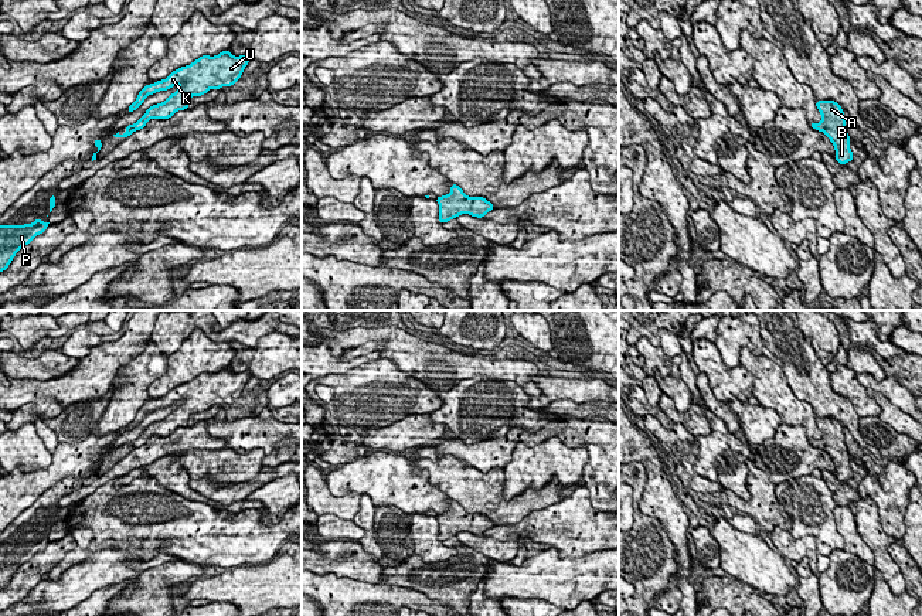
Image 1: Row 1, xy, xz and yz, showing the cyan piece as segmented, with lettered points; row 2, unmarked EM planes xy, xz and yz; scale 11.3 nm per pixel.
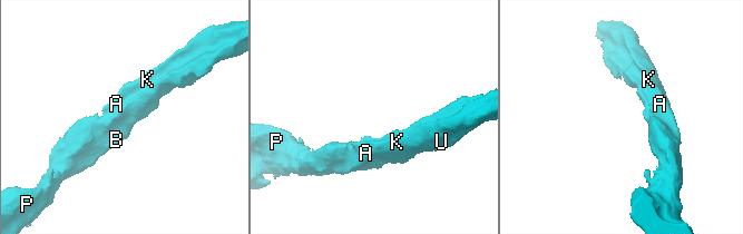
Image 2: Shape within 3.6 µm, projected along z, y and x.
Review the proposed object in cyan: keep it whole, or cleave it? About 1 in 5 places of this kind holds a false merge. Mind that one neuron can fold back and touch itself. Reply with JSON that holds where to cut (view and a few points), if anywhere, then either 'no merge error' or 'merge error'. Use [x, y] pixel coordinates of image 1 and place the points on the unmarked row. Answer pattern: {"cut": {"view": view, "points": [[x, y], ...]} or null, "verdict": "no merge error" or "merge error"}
{"cut": null, "verdict": "no merge error"}

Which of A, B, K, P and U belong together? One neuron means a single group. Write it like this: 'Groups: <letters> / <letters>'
Groups: A B K P U

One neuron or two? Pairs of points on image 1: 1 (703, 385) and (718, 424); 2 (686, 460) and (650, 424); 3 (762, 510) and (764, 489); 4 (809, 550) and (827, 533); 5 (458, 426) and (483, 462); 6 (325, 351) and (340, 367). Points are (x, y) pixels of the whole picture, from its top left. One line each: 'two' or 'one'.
1: two
2: one
3: one
4: two
5: two
6: one

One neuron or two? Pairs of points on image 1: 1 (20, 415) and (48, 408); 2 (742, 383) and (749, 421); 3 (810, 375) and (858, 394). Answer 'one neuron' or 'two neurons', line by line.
1: one neuron
2: two neurons
3: two neurons

